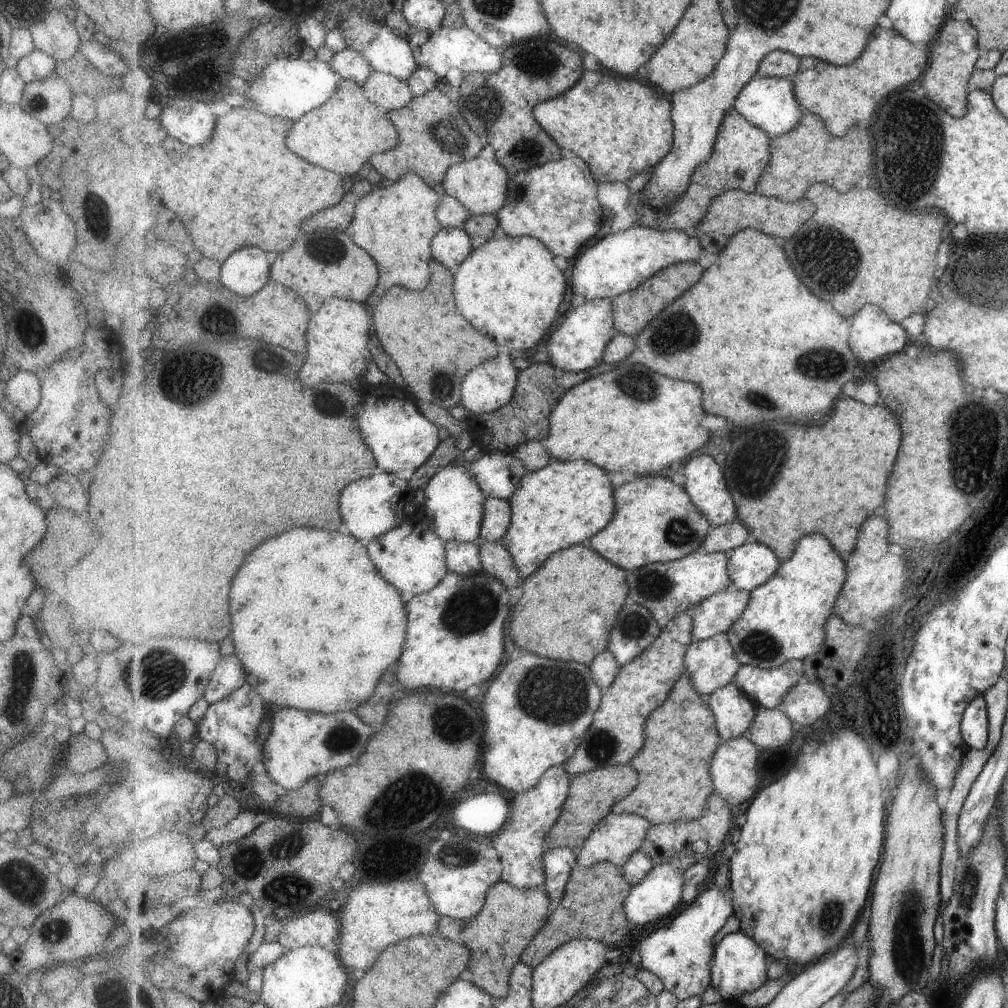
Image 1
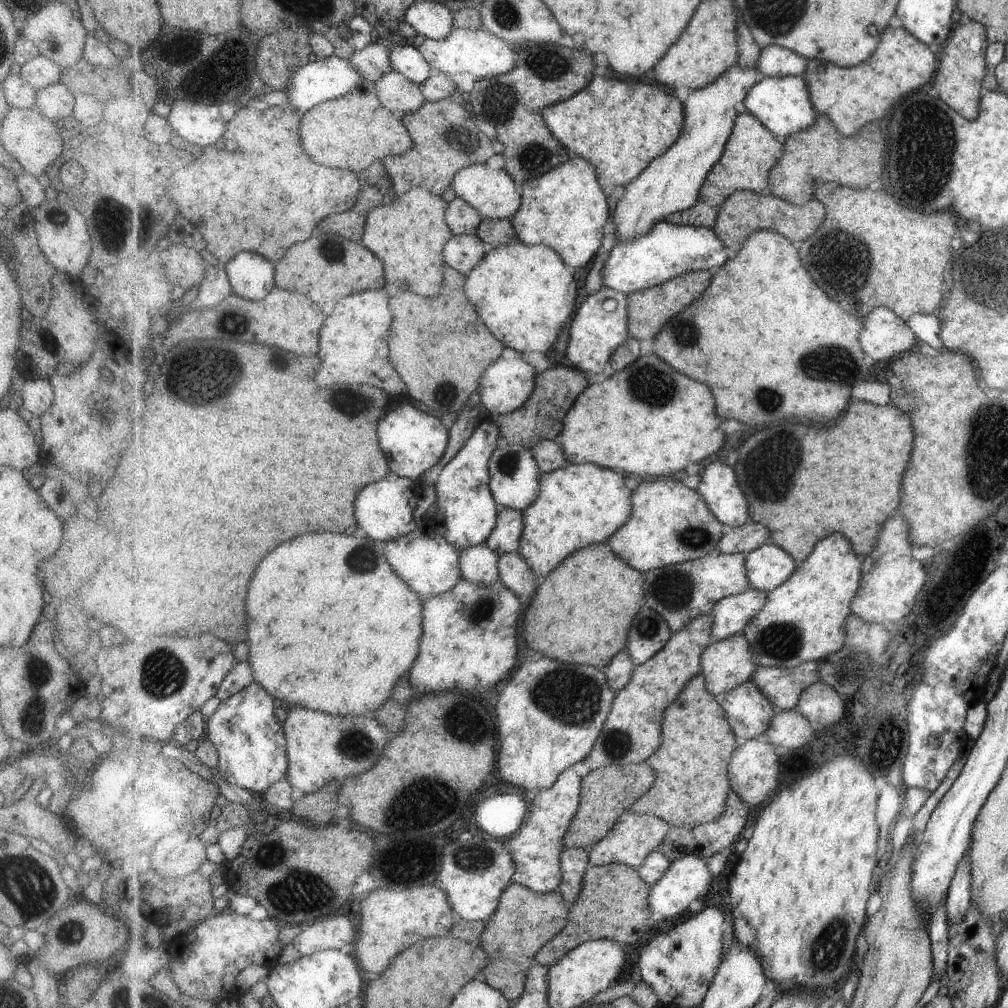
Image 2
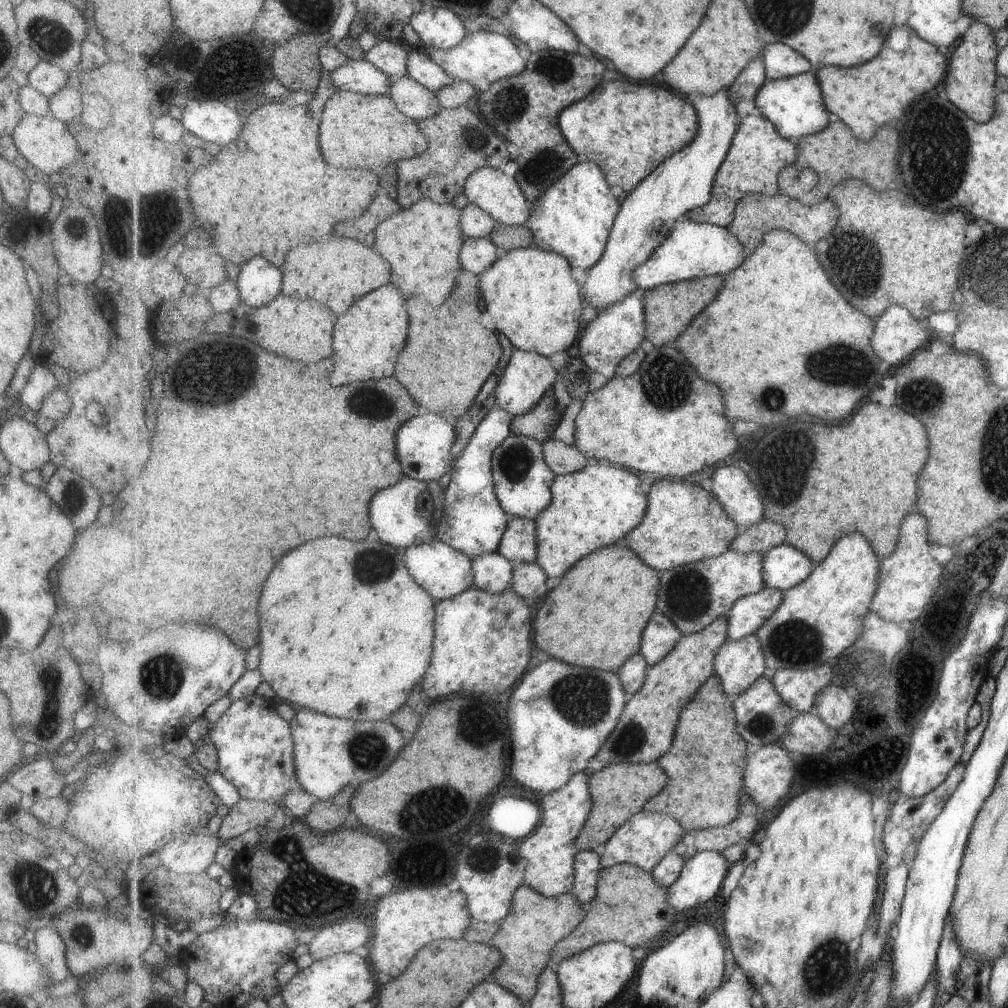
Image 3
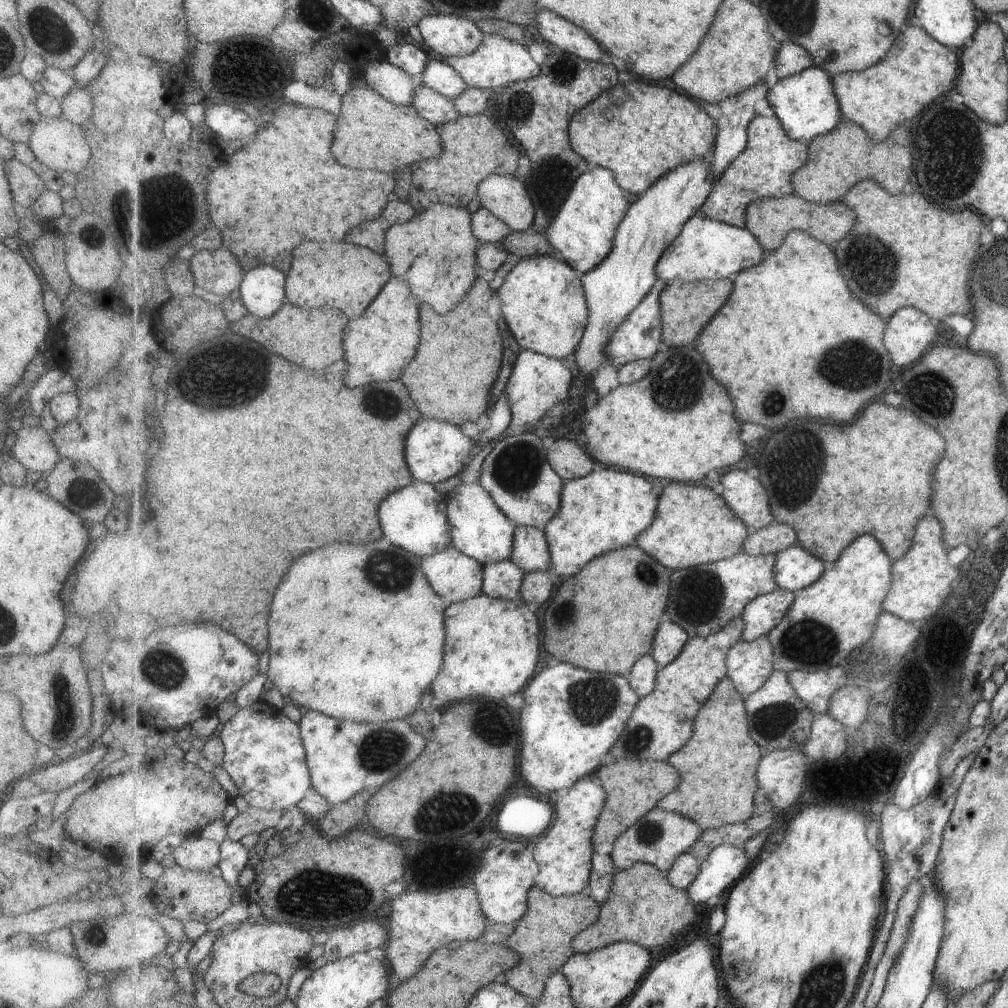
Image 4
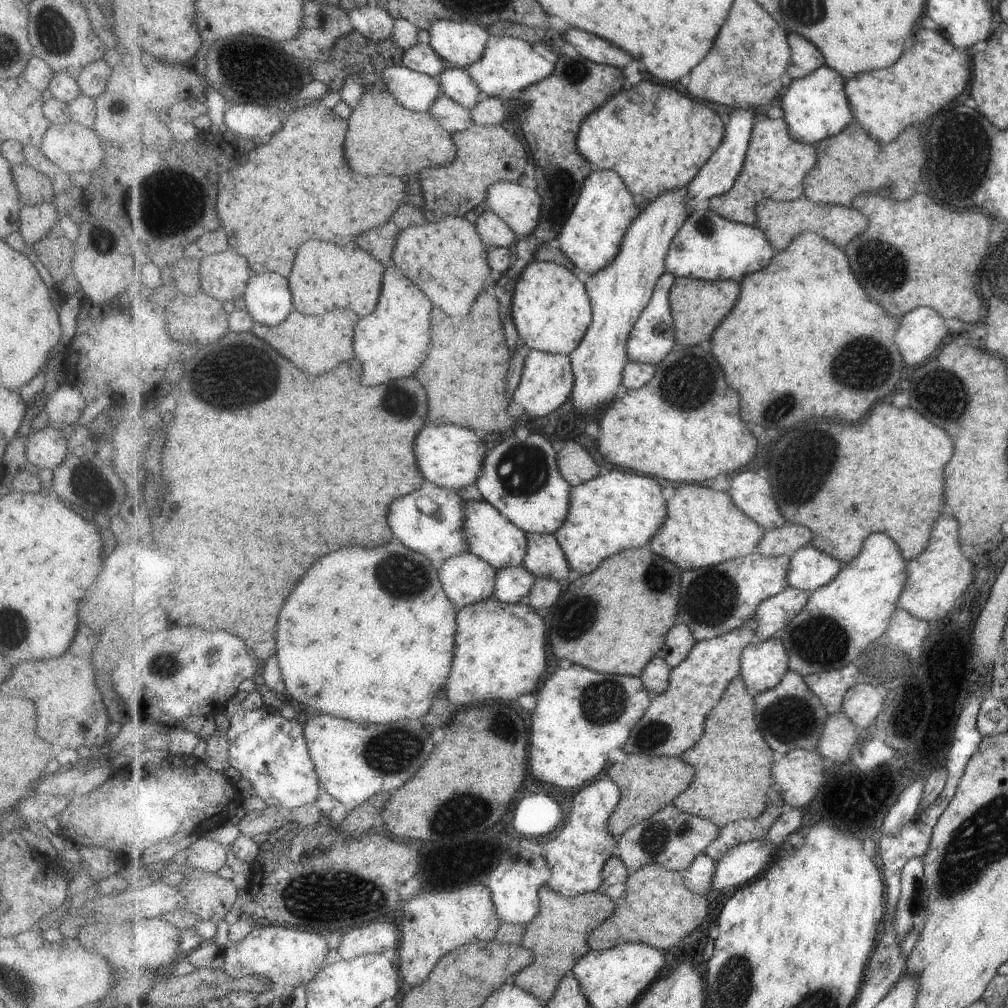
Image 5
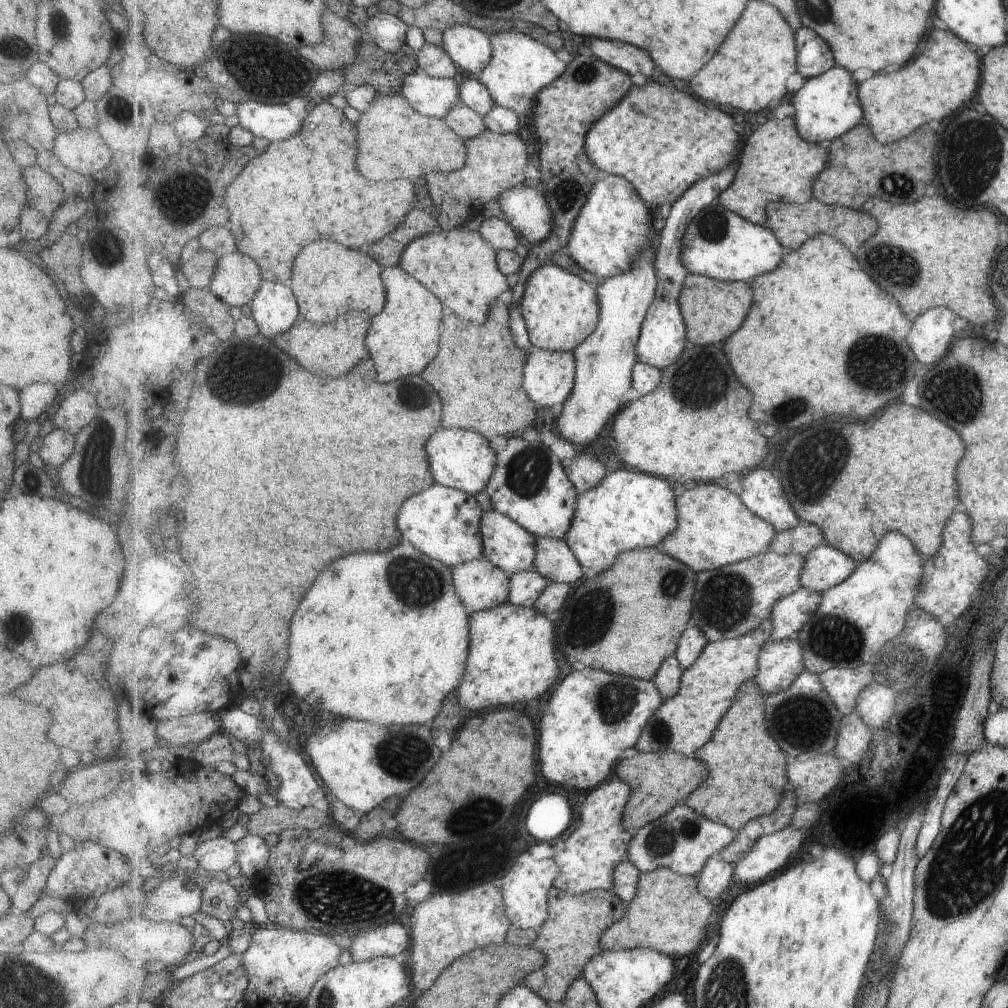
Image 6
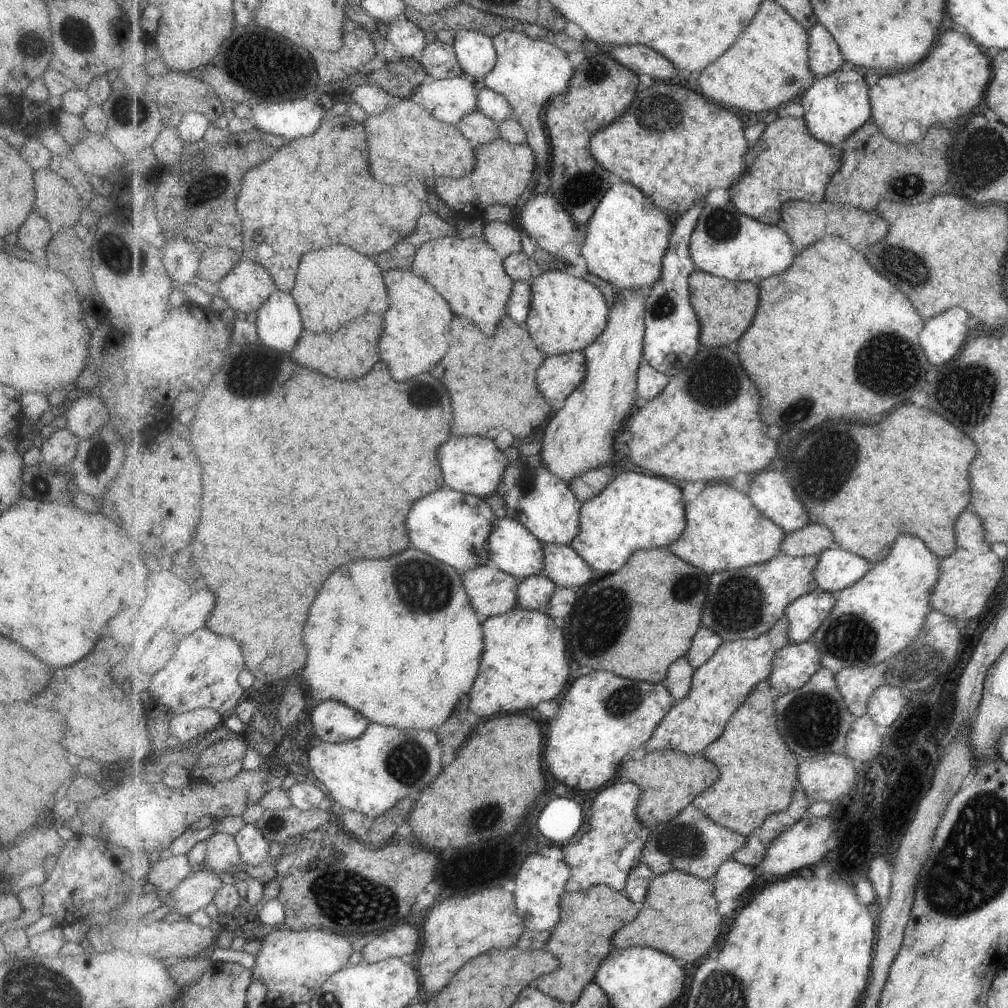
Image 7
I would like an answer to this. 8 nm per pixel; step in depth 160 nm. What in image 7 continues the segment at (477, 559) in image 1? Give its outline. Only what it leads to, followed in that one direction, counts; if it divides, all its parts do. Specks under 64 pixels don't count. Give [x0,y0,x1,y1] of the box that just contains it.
[518,574,559,611]

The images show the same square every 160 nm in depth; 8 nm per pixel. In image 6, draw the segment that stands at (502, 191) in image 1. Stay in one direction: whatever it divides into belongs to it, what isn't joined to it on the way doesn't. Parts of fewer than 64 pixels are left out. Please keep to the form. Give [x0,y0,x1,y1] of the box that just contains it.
[497,186,554,244]

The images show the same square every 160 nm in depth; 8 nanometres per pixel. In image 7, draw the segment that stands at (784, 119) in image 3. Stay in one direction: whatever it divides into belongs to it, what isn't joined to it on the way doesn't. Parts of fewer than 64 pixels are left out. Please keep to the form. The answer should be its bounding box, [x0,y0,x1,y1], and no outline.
[801,66,873,146]

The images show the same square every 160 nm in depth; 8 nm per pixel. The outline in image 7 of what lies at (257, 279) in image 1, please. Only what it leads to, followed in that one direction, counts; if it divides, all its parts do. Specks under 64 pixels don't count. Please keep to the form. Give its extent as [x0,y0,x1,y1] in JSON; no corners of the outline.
[257,291,305,354]

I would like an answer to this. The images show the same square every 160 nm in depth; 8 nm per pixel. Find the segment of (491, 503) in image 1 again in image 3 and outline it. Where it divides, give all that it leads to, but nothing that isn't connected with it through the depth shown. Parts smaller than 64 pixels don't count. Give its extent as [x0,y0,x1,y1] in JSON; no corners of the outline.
[498,517,538,564]

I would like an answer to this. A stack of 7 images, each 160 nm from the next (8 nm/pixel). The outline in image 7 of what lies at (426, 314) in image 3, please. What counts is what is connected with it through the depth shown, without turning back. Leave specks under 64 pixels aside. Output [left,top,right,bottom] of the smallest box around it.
[433,314,552,439]

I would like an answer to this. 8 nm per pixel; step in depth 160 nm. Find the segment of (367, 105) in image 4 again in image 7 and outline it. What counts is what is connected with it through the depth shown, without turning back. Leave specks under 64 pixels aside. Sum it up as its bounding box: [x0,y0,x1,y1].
[363,99,477,184]

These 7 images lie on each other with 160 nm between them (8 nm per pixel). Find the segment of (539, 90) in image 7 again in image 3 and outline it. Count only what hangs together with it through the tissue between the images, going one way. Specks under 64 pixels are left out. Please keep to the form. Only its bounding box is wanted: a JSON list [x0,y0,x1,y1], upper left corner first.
[423,31,528,84]

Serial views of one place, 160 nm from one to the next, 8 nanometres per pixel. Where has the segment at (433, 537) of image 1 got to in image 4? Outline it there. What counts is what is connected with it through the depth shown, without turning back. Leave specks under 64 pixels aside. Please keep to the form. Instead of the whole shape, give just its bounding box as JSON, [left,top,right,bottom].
[422,546,484,605]

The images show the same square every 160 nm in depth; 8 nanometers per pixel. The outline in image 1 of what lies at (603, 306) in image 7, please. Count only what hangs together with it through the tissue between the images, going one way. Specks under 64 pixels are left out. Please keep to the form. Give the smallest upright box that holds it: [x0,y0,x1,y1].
[455,232,567,355]

